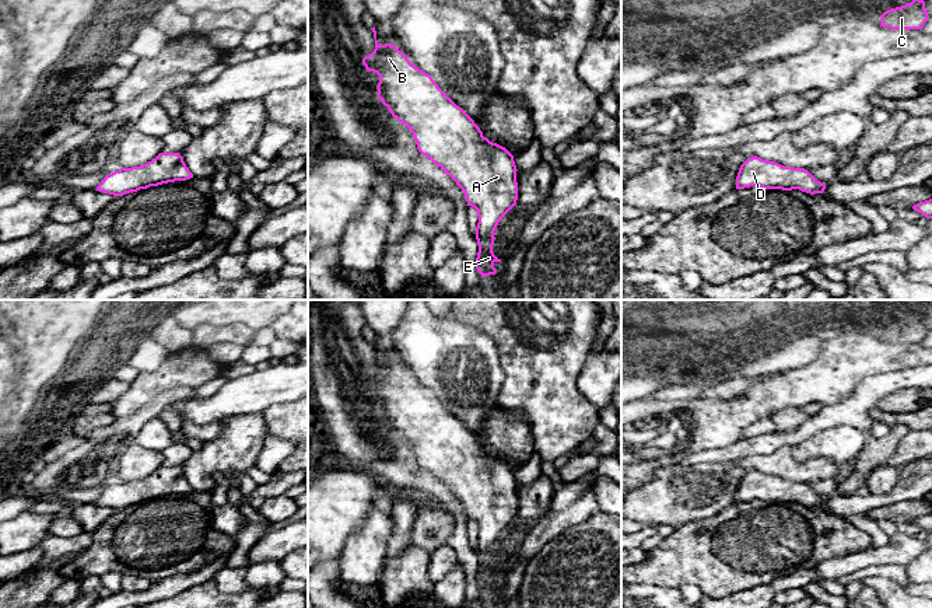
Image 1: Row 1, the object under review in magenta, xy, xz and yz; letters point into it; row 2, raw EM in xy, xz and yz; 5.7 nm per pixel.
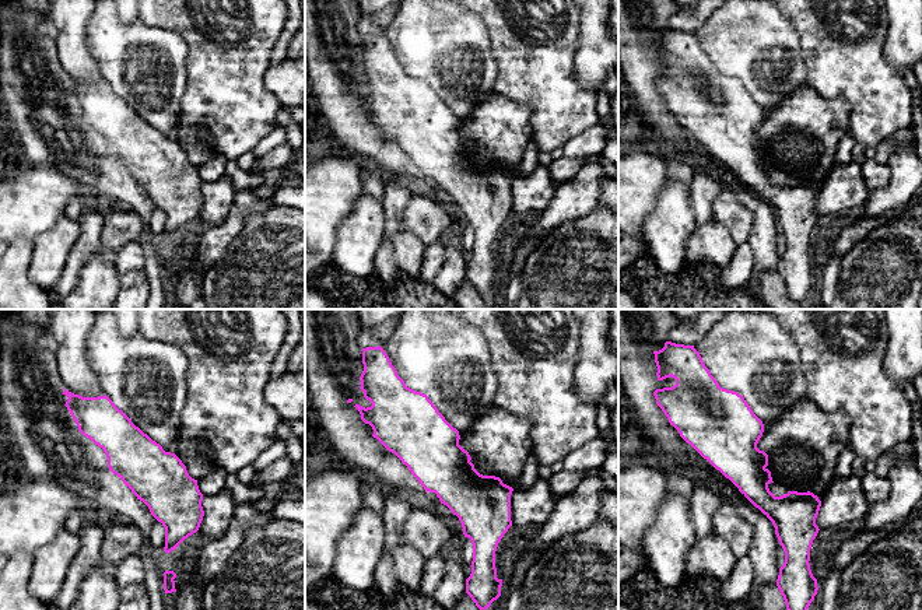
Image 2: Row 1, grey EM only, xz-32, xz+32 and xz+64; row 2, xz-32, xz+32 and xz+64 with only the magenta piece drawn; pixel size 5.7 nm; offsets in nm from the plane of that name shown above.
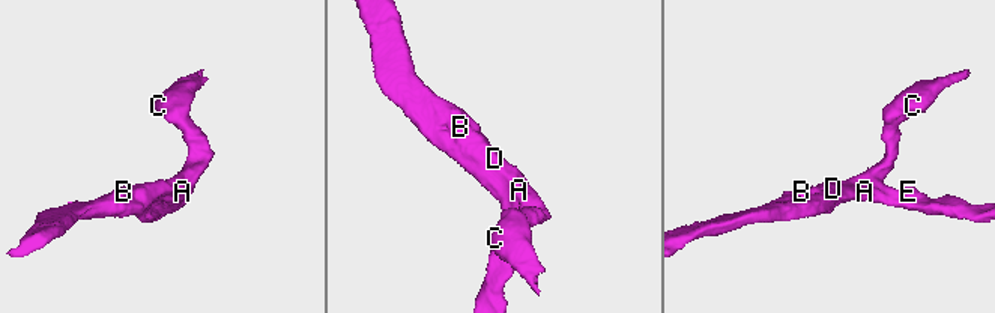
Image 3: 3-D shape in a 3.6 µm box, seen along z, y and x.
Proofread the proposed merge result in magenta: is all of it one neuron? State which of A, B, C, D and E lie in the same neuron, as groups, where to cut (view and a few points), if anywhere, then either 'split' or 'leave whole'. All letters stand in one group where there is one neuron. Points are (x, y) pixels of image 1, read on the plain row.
A B C D E; no cut; leave whole

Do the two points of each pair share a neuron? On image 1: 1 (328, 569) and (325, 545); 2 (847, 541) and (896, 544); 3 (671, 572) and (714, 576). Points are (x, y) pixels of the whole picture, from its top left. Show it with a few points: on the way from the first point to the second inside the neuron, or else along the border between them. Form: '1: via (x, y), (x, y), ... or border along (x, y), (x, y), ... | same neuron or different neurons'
1: border along (339, 552), (322, 562) | different neurons
2: border along (875, 542), (864, 549), (844, 555) | different neurons
3: via (682, 570), (703, 570) | same neuron

